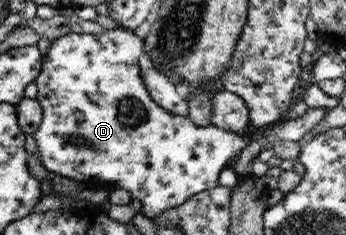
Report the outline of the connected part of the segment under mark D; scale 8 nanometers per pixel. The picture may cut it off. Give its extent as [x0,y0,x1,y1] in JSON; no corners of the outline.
[33,28,330,218]

